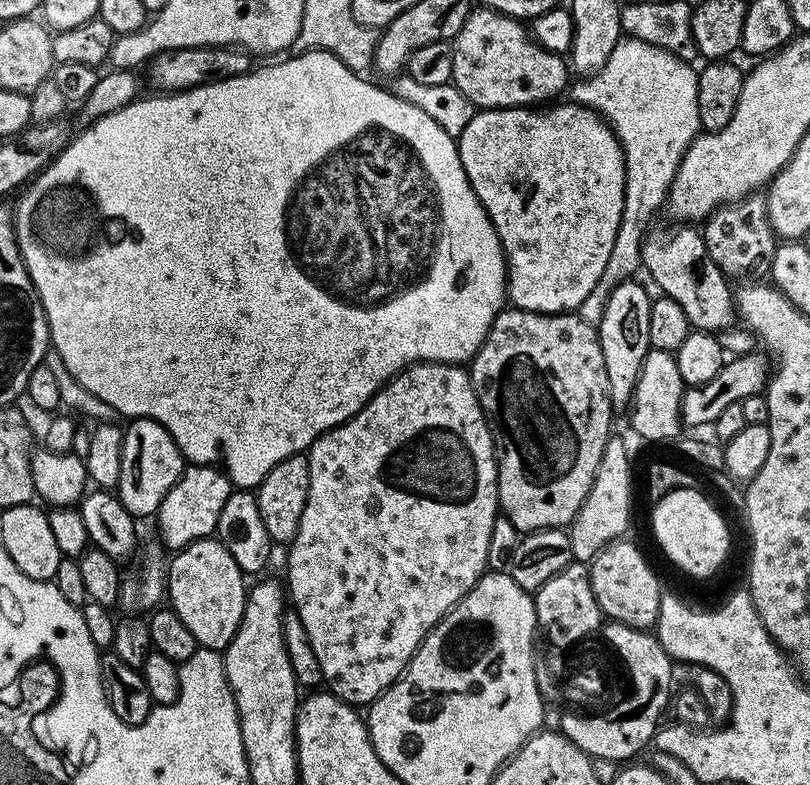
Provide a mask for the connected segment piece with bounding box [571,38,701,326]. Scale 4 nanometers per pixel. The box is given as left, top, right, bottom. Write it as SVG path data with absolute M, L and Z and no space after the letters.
M621 38L618 46L614 46L614 54L606 58L606 66L595 76L580 82L576 89L571 89L571 99L593 108L607 122L608 127L620 143L624 155L624 205L622 206L622 222L618 226L618 238L614 238L614 248L610 250L610 260L606 262L601 277L588 294L582 298L578 314L584 321L593 326L599 325L602 314L606 310L606 302L617 285L624 283L642 268L642 241L645 239L648 223L652 215L665 203L668 188L676 177L678 166L688 149L688 143L701 131L698 118L698 72L686 61L680 60L677 53L668 52L653 44L641 40Z

